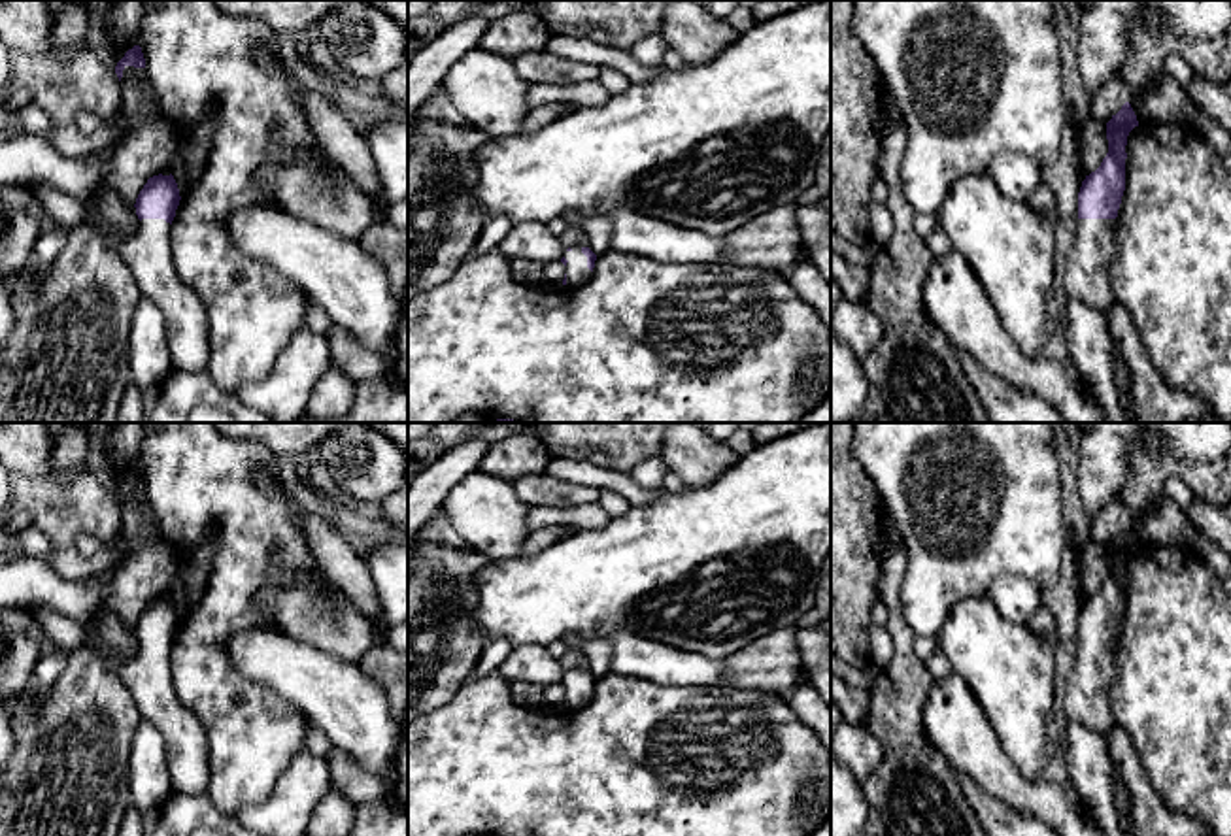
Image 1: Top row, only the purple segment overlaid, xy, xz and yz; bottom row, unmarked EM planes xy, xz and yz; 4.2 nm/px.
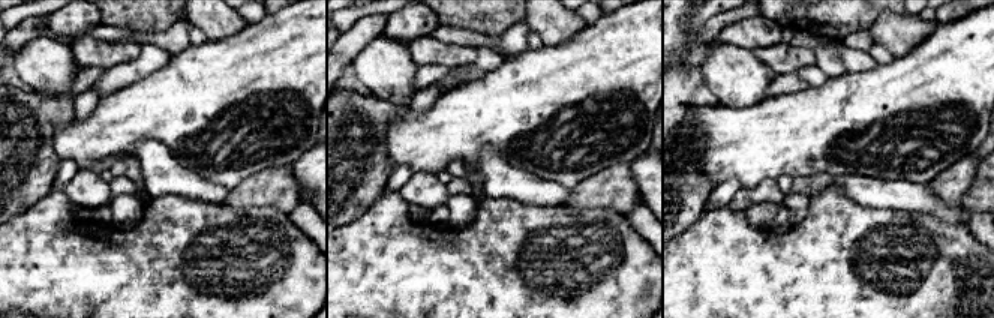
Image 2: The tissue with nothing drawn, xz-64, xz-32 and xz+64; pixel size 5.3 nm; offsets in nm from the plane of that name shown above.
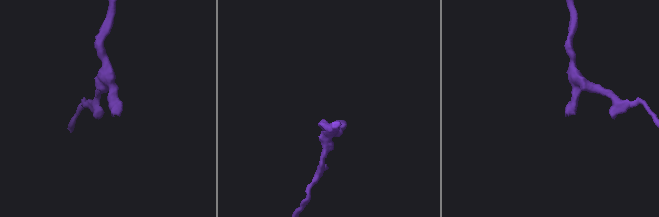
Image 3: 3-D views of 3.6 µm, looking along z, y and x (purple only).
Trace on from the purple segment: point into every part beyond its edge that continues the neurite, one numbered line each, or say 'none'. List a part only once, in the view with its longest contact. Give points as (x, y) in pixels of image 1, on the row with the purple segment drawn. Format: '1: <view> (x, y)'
1: yz (1086, 278)

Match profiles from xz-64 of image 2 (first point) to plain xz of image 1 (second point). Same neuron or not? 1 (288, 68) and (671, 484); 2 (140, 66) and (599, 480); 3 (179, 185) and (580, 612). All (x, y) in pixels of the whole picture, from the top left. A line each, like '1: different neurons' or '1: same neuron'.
1: different neurons
2: different neurons
3: different neurons

